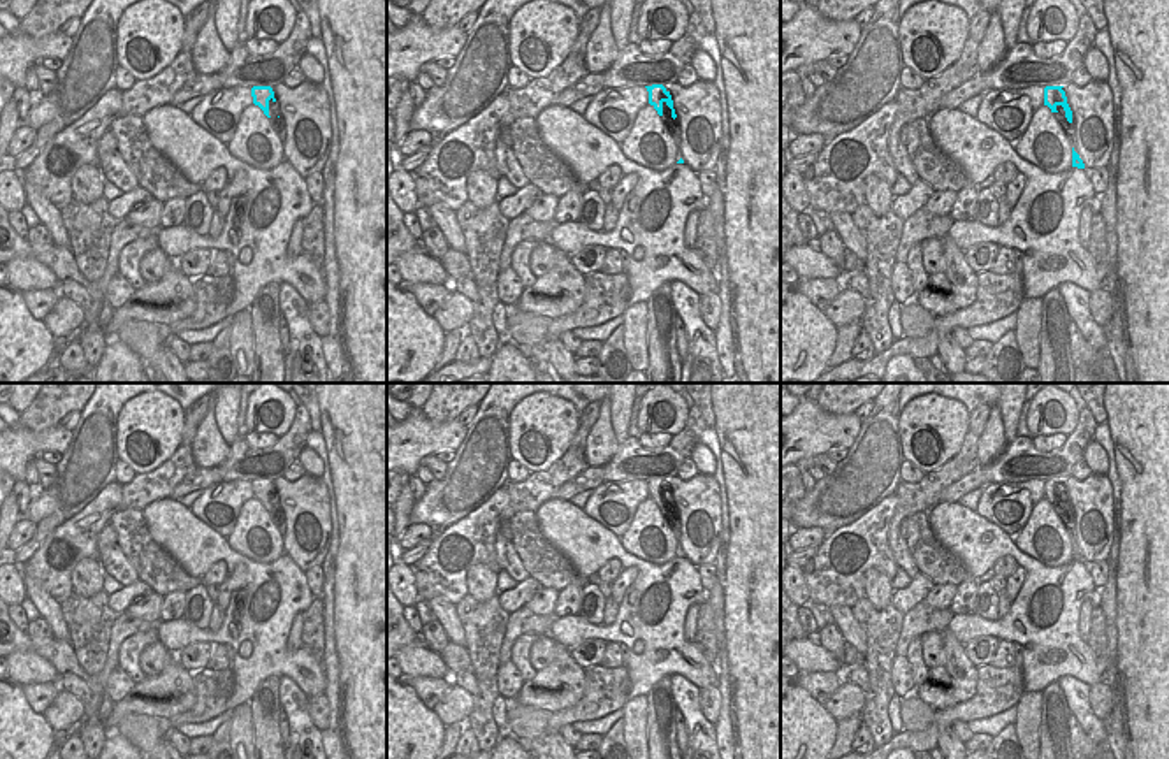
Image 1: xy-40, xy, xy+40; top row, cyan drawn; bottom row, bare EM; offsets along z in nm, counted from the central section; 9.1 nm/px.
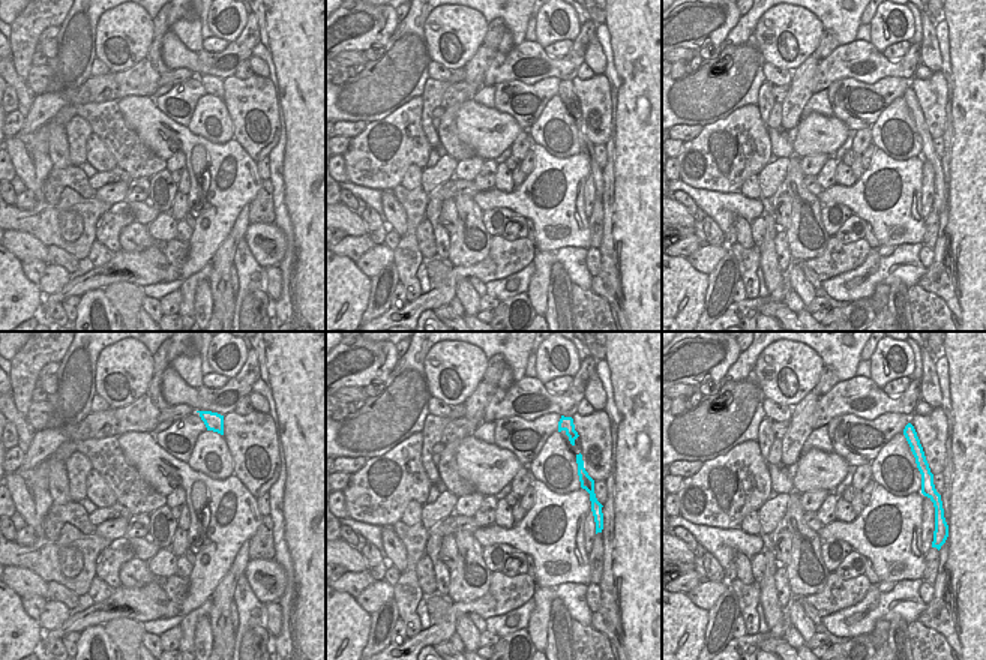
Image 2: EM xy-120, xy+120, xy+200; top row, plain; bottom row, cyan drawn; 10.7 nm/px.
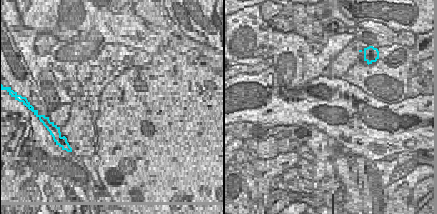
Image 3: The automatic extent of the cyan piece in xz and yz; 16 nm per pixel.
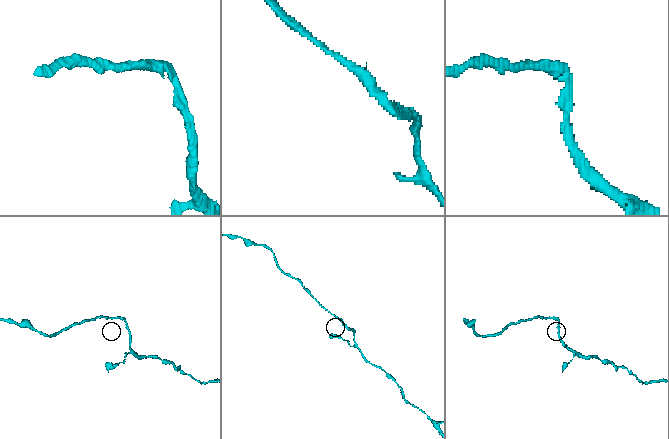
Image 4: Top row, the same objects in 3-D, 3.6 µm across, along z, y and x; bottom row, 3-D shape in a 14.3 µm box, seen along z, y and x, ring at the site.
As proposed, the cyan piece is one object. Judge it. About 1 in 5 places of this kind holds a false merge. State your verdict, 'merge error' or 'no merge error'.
no merge error

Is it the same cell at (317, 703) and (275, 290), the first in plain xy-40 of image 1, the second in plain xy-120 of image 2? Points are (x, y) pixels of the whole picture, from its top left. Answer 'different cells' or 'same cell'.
same cell

